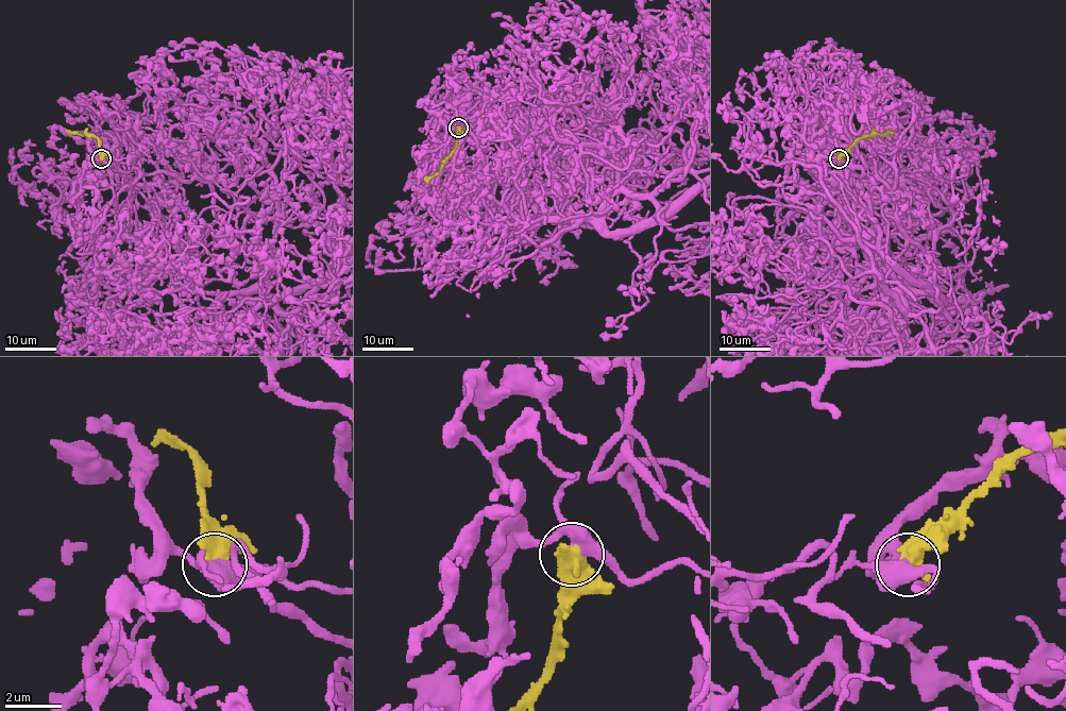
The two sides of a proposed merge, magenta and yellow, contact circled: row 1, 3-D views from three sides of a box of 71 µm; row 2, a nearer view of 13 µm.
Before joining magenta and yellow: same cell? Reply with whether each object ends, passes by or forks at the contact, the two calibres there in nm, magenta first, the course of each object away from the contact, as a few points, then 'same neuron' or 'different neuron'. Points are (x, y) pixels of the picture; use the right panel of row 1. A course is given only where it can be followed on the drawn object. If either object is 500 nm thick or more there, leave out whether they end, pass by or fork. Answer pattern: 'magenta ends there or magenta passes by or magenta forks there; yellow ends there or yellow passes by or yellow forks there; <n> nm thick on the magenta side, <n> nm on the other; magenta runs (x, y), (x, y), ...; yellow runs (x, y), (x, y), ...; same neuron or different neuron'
400 nm thick on the magenta side, 600 nm on the other; magenta runs (839, 157), (891, 191), (942, 299), (873, 242), (829, 222), (826, 206); yellow runs (839, 158), (857, 140), (884, 134), (890, 129); different neuron

